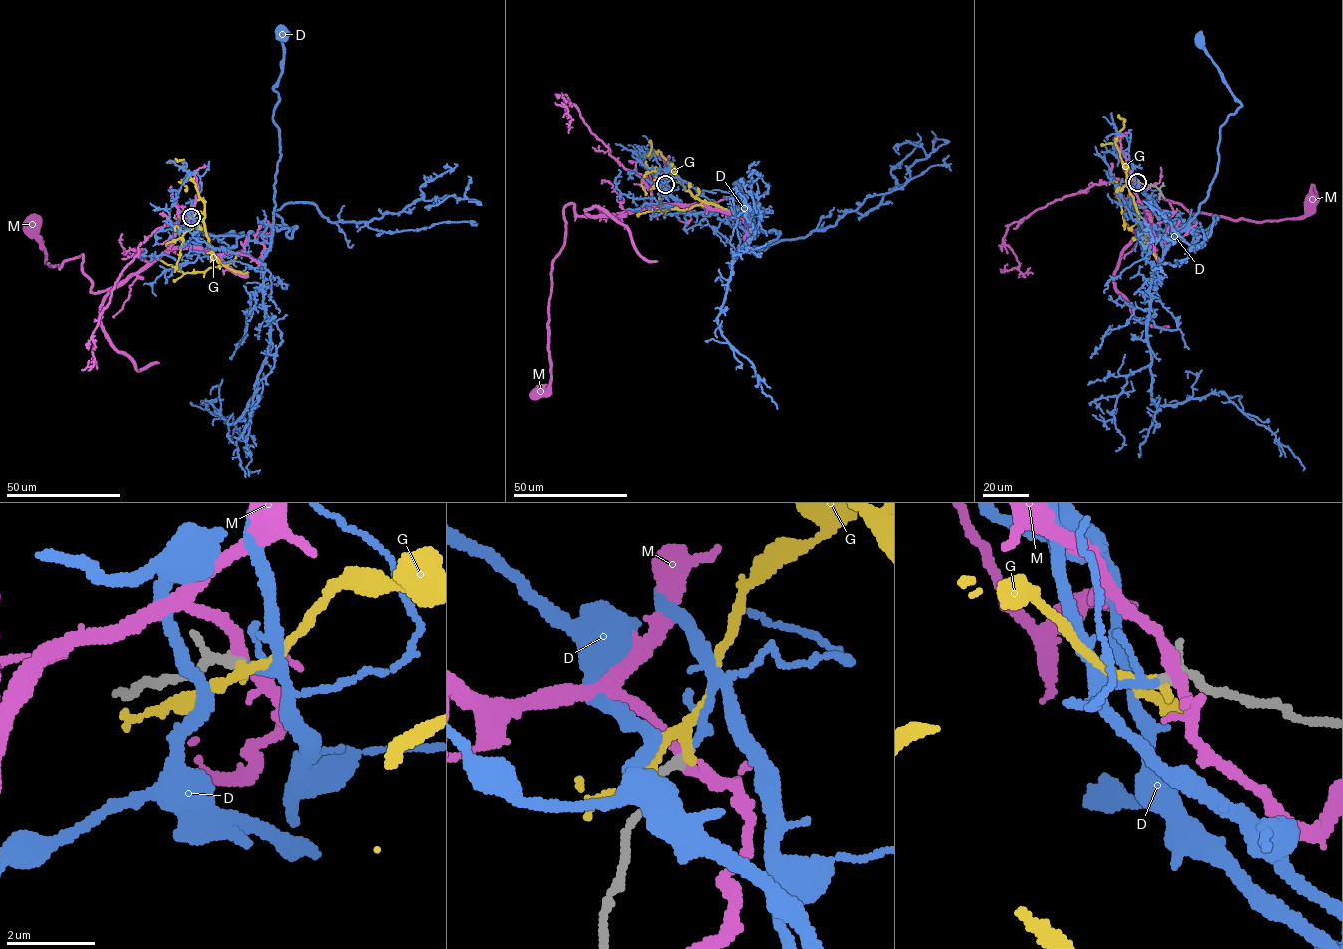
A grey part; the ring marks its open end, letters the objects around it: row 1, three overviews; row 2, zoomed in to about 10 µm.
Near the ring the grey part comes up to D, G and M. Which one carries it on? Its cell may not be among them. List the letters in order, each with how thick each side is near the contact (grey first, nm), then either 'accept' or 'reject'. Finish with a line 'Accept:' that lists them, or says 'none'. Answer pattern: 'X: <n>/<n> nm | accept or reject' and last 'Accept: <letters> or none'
D: 160/100 nm | accept
G: 170/240 nm | reject
M: 240/220 nm | reject
Accept: D

